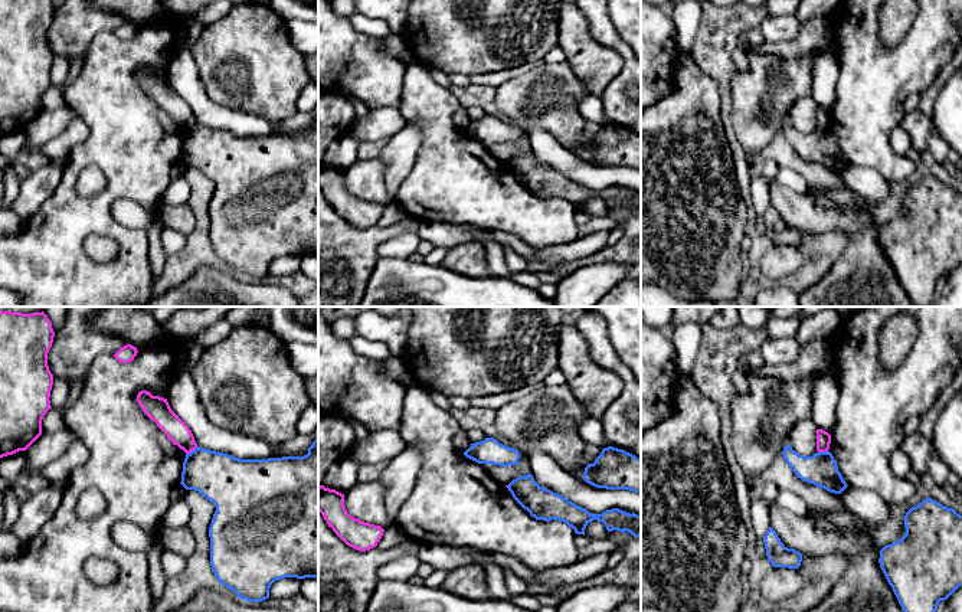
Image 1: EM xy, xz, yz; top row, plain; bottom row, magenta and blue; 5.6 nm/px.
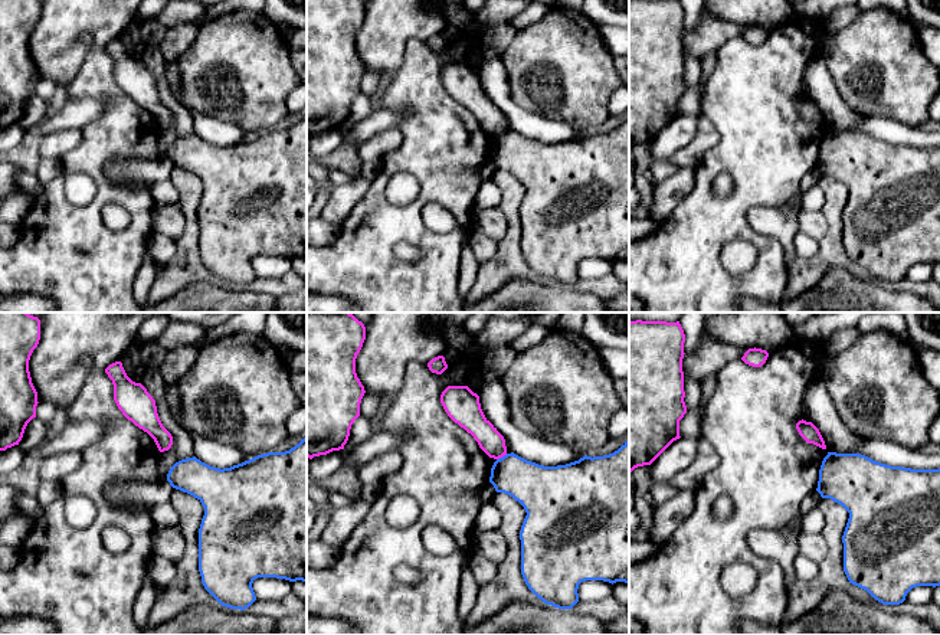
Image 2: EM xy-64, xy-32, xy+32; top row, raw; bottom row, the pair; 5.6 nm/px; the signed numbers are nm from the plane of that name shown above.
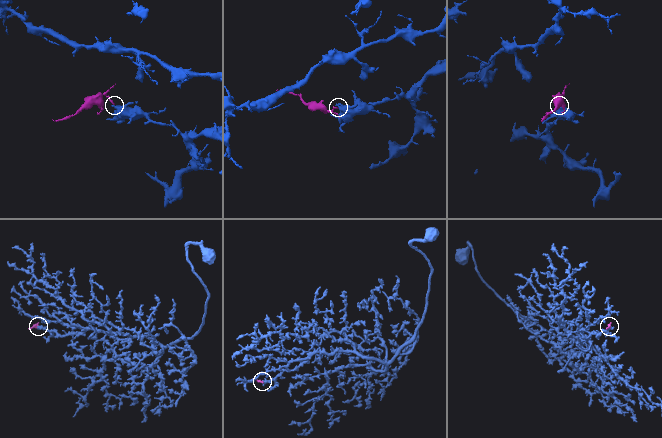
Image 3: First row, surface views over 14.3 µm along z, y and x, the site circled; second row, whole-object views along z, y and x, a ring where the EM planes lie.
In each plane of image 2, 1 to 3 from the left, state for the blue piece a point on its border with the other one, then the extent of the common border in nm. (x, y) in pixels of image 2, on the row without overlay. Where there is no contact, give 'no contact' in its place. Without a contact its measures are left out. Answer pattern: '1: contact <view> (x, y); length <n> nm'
1: no contact
2: contact xy-32 (501, 134); length 70 nm
3: no contact

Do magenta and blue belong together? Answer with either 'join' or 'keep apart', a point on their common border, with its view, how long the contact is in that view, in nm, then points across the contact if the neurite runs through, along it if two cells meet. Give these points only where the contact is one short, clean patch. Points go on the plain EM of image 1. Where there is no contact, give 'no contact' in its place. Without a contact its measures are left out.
keep apart; contact xy (192, 127); length 80 nm; border xy (198, 124), (186, 131)

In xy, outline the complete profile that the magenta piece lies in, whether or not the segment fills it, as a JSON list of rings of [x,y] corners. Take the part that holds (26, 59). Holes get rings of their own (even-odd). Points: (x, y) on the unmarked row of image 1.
[[[0,0],[0,135],[26,128],[42,112],[42,96],[52,85],[48,30],[53,14],[52,0]]]

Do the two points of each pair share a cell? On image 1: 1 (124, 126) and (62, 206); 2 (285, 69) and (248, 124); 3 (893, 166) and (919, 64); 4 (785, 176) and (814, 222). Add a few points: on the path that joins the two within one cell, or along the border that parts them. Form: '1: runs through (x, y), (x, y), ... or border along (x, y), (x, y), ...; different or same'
1: runs through (102, 147), (92, 150), (69, 173), (68, 185); same
2: border along (222, 104), (234, 110), (255, 113), (278, 124); different
3: runs through (880, 140), (880, 102), (893, 90); same
4: border along (776, 180), (805, 195); different

